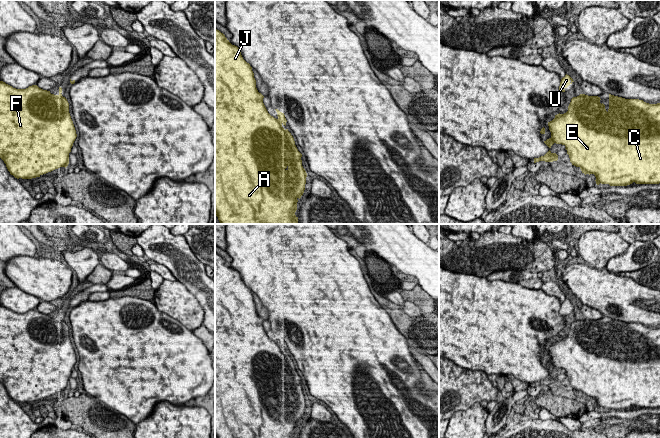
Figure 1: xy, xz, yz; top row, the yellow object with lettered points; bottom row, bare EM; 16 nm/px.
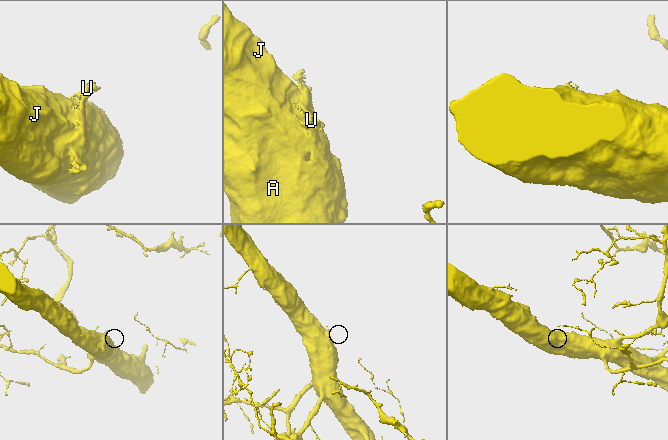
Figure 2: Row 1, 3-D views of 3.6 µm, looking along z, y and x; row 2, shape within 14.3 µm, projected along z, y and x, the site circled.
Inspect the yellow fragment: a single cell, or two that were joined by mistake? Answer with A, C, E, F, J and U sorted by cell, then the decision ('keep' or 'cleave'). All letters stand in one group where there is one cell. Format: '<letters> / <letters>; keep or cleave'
A C E F J U; keep

